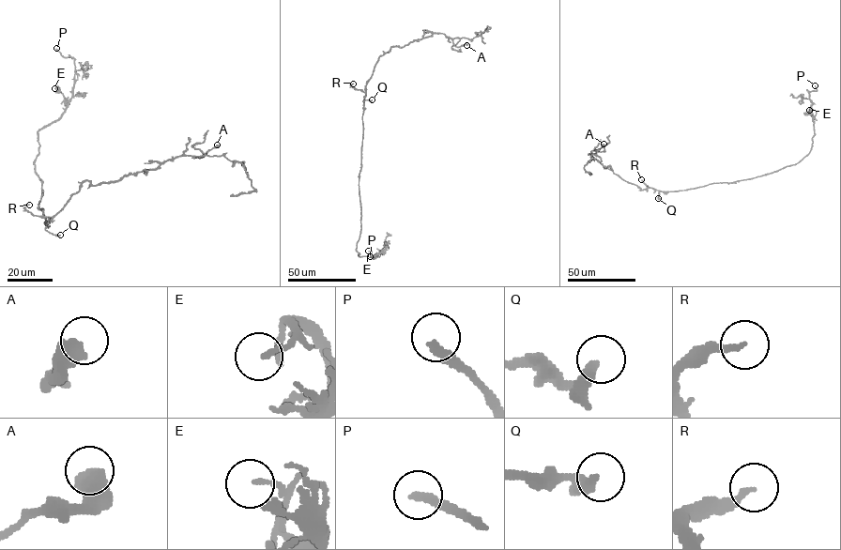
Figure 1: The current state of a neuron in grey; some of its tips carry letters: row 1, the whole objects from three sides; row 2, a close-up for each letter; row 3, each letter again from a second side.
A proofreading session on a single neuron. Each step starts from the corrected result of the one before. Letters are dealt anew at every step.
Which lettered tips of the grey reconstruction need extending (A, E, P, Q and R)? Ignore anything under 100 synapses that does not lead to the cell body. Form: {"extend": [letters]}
{"extend": ["P"]}

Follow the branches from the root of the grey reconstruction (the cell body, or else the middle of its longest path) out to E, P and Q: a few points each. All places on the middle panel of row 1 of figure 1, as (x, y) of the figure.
E: (362, 119), (359, 179), (361, 229), (356, 251), (359, 256), (376, 254), (372, 258), (368, 251)
P: (362, 119), (359, 179), (361, 229), (356, 251), (359, 256), (374, 255), (381, 252), (374, 258), (370, 256)
Q: (362, 119), (363, 101), (372, 99)

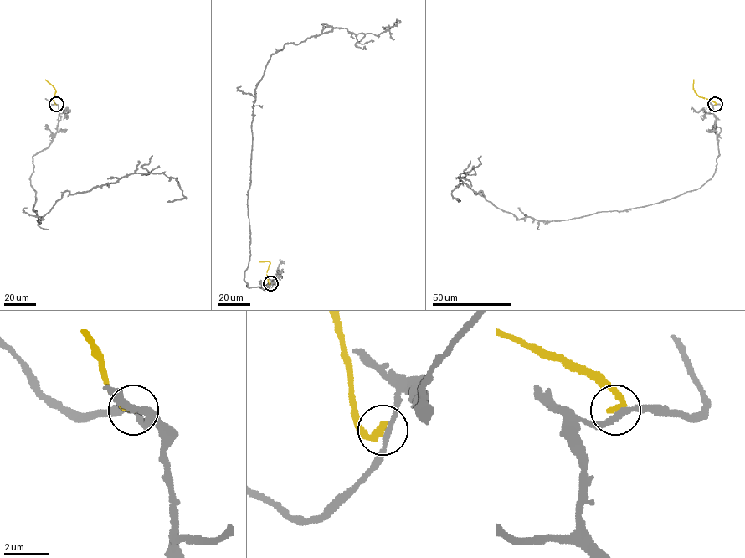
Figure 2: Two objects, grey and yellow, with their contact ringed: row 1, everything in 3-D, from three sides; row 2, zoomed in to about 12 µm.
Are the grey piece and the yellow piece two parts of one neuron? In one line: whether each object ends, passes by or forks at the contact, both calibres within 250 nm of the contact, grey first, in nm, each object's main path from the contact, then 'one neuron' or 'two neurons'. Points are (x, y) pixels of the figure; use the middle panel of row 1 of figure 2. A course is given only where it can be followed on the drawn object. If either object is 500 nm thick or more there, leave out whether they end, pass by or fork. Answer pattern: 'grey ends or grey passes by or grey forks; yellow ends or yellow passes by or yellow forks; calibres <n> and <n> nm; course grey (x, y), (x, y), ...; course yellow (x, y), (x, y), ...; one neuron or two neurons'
grey passes by; yellow ends; calibres 240 and 320 nm; course grey (270, 284), (248, 287), (244, 280), (256, 86), (285, 43), (334, 28), (378, 35), (400, 22), (382, 26); course yellow (270, 284), (266, 271), (269, 262), (259, 261); two neurons

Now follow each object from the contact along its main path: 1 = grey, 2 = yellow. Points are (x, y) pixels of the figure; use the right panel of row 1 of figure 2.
1: (716, 104), (716, 173), (669, 199), (518, 219), (475, 193), (465, 173), (451, 193), (458, 201)
2: (716, 104), (699, 95), (693, 88), (693, 80)

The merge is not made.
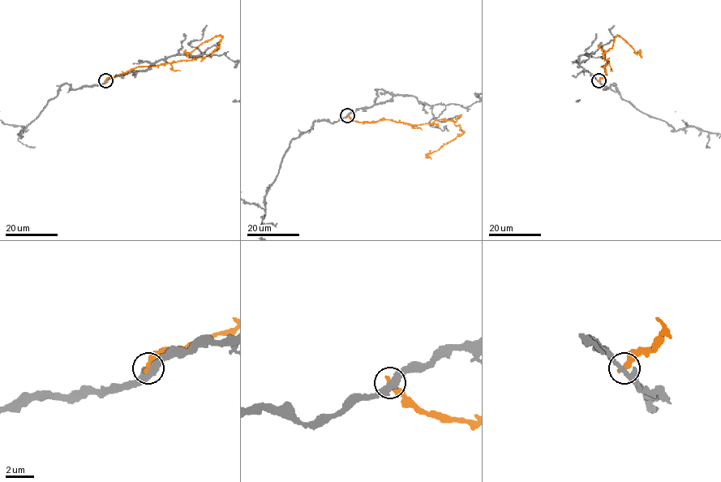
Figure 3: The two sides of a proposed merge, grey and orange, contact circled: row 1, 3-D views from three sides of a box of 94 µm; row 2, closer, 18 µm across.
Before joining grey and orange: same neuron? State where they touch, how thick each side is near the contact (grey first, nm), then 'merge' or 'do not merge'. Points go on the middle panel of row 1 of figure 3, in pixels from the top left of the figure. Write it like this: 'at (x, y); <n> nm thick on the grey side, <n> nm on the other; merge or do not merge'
at (347, 115); 420 nm thick on the grey side, 460 nm on the other; do not merge

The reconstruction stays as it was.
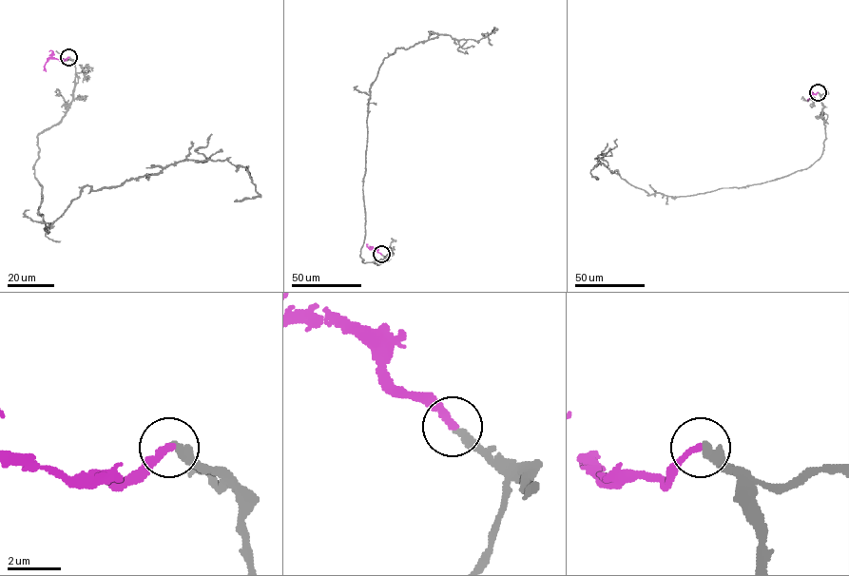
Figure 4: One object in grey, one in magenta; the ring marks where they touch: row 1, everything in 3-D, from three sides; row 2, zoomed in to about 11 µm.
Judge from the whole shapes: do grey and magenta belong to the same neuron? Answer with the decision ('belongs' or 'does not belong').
belongs

